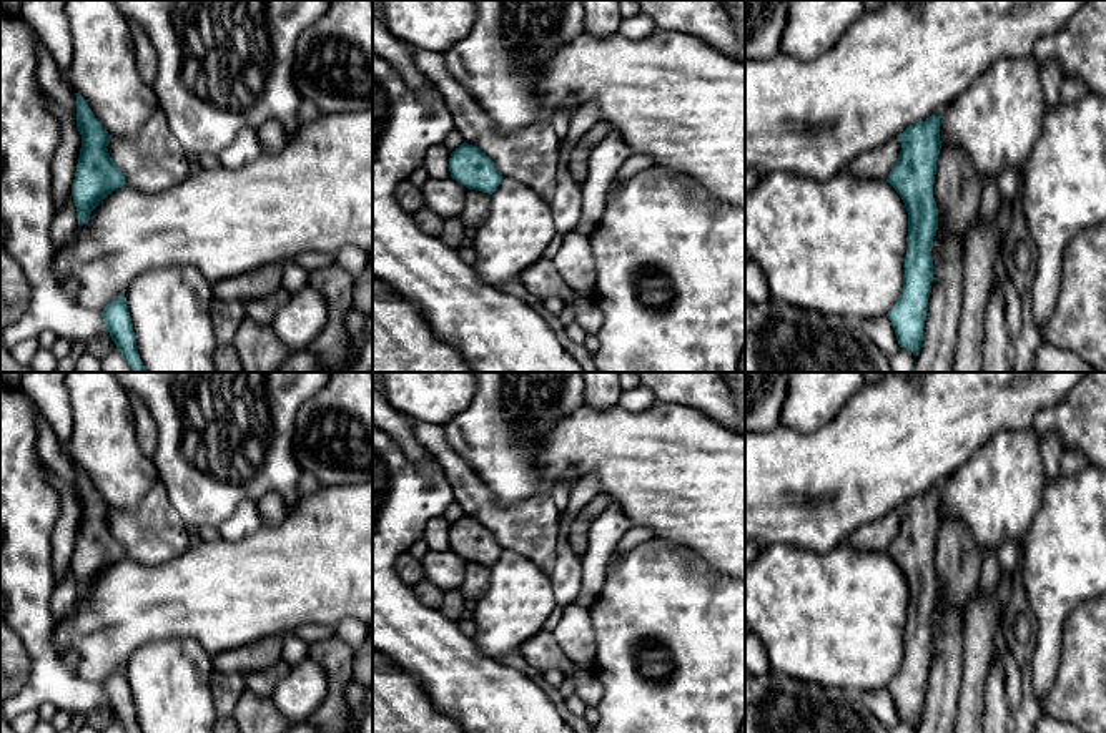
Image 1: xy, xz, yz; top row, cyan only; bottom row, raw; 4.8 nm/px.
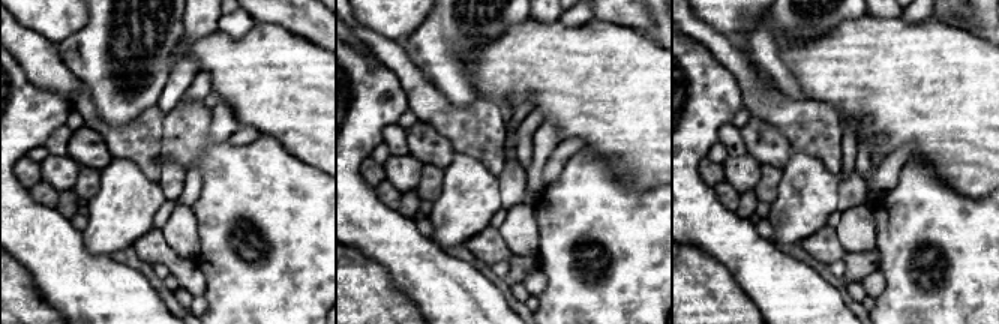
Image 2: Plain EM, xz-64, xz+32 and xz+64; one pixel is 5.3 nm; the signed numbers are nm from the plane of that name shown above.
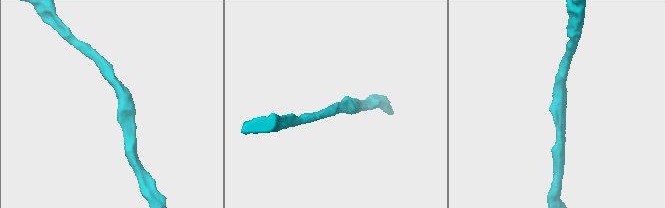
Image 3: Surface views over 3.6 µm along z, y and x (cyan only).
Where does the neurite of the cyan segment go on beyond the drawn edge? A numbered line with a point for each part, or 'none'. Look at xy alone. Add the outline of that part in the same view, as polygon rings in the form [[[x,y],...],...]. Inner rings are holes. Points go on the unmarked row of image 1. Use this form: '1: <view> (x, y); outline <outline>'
none

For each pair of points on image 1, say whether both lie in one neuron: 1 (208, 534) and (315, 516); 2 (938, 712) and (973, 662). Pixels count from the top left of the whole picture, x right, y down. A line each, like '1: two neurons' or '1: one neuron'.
1: two neurons
2: one neuron

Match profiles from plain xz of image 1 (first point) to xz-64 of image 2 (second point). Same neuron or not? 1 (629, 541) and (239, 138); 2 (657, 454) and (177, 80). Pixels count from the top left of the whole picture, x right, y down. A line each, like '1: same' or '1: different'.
1: same
2: different

